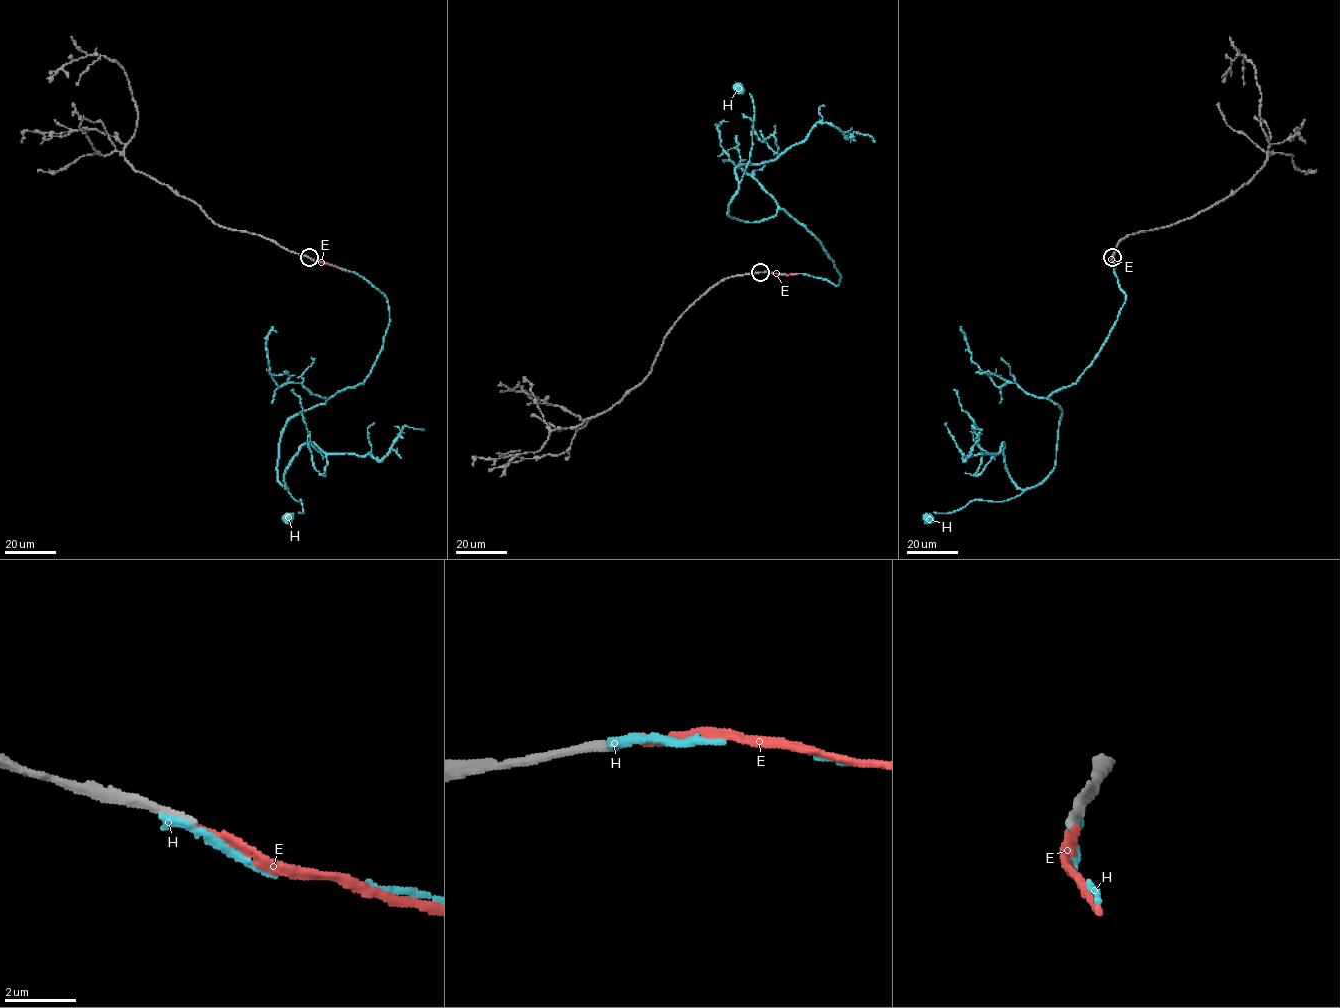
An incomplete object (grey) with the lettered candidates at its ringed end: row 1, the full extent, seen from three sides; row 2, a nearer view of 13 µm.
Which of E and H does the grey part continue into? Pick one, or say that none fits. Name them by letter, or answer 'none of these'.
E

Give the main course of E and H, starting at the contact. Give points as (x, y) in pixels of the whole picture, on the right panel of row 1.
E: (1112, 258), (1114, 271)
H: (1112, 257), (1126, 298), (1116, 322), (1078, 380), (1049, 396), (1062, 410), (1054, 468), (1012, 498), (928, 518)

